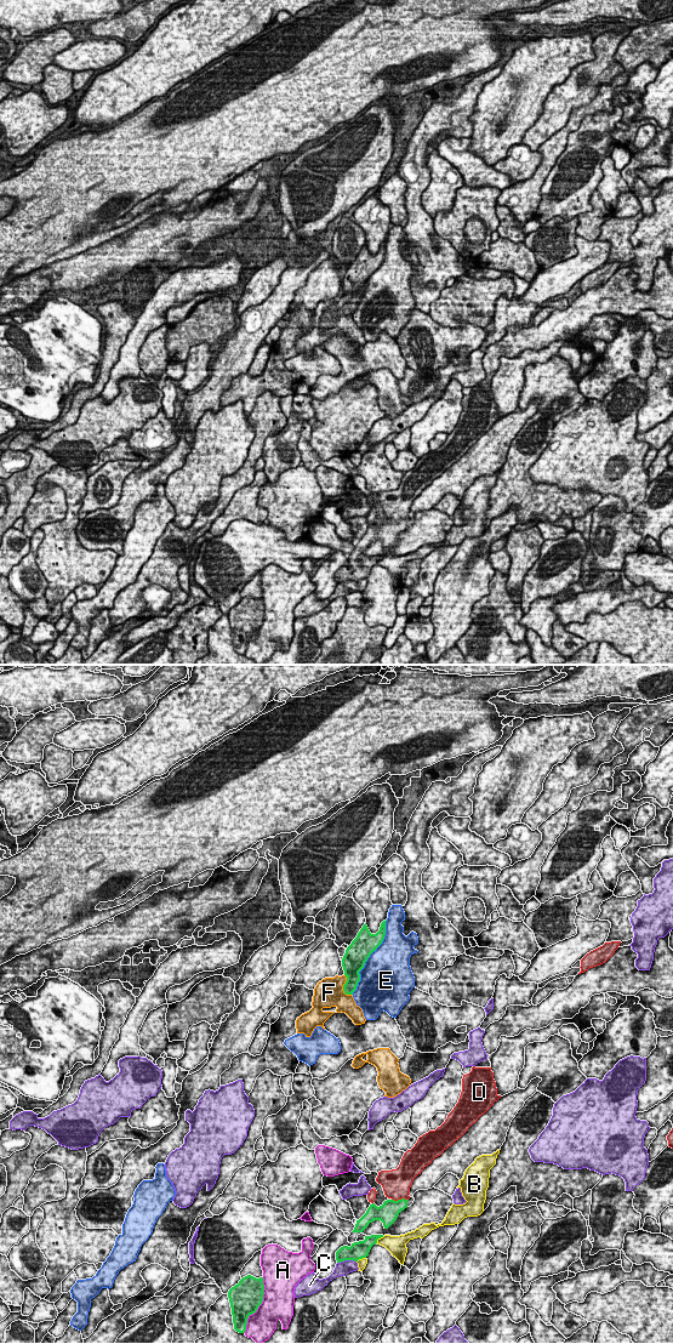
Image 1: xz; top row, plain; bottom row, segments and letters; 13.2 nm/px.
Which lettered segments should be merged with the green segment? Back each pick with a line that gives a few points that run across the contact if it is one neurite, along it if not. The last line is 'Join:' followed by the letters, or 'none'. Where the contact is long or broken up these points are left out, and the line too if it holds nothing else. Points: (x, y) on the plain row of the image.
Join: D

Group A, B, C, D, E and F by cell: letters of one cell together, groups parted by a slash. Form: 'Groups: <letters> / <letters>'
Groups: A / B / C / D / E / F

